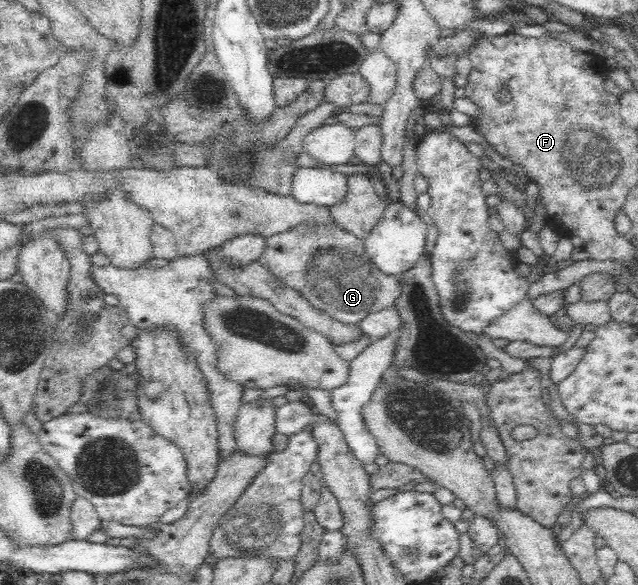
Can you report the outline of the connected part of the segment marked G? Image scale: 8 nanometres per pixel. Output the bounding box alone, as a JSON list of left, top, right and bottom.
[257,225,401,325]

